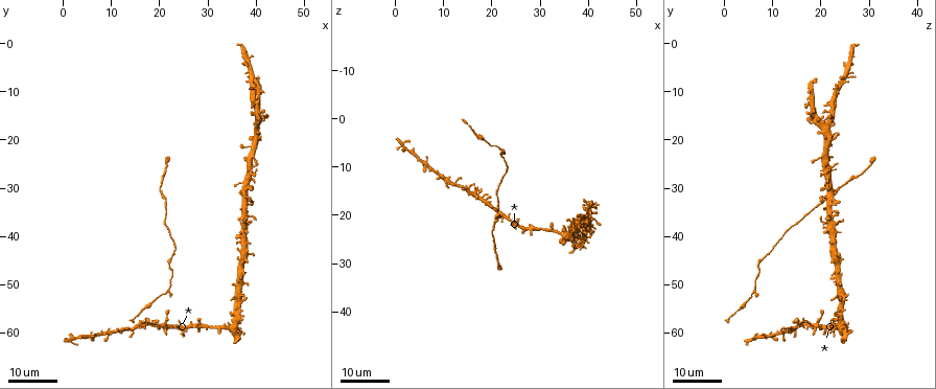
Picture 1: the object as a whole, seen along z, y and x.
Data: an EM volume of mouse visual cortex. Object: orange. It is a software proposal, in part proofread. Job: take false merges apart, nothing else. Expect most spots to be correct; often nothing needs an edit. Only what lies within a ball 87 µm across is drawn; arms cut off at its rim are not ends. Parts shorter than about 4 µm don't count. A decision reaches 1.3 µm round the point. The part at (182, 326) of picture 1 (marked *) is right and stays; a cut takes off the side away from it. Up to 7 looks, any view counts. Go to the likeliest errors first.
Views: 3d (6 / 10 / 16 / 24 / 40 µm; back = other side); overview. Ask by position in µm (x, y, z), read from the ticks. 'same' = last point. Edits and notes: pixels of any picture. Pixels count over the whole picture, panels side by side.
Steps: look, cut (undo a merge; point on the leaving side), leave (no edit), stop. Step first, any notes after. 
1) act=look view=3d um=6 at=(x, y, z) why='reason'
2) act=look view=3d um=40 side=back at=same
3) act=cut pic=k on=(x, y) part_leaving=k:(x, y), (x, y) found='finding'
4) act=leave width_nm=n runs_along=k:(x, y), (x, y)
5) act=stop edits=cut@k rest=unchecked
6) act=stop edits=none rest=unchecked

act=look view=3d um=24 at=(12.5, 59.0, 13.5) why='looks like a crossing'

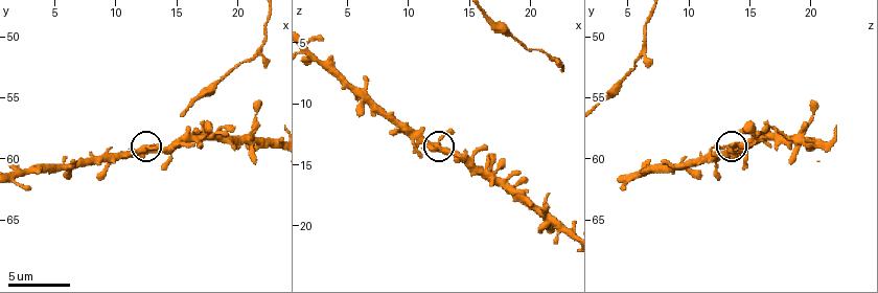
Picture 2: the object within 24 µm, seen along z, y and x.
act=look view=3d um=10 at=(12.2, 59.0, 13.2)

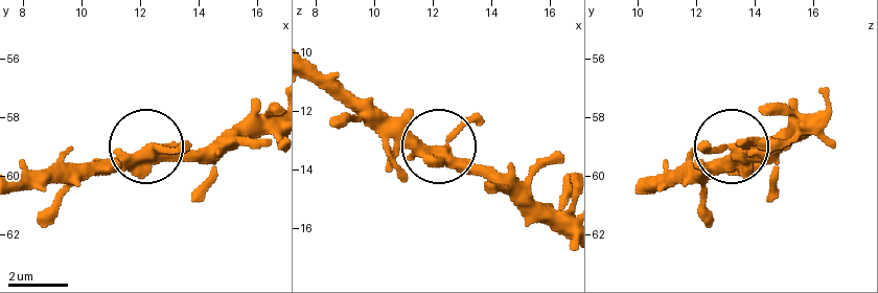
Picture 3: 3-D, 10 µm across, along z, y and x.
act=leave side_arm_um=17 runs_along=3:(269, 131), (231, 134), (201, 154), (141, 149), (84, 168) found='one cell here'

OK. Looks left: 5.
act=look view=3d um=6 at=(17.4, 54.6, 4.0)

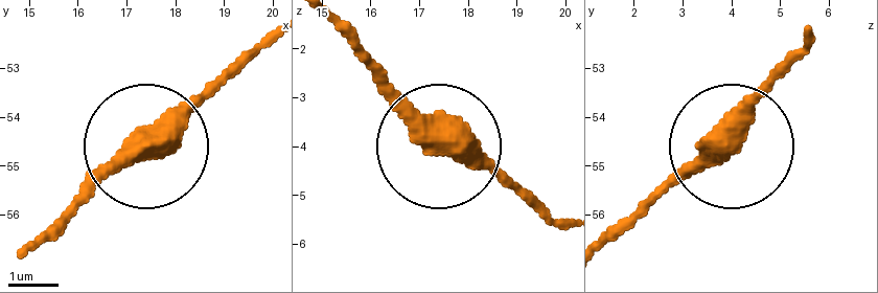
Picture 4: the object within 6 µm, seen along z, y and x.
act=leave width_nm=450 found='one cell here'

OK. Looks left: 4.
act=look view=3d um=16 at=(20.0, 31.0, 22.0) why='calibre changes'

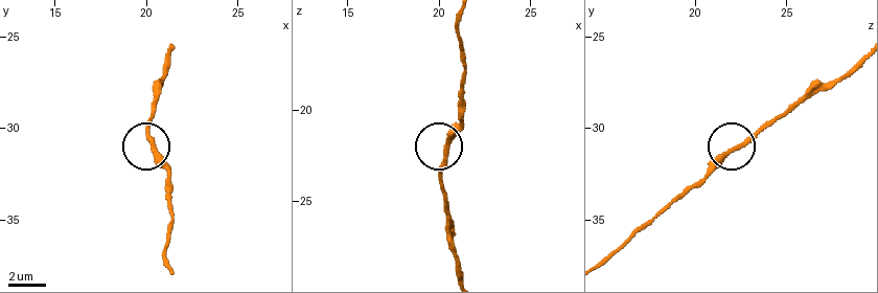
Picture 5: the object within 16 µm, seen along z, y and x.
act=look view=3d um=10 at=(20.3, 31.0, 22.3)

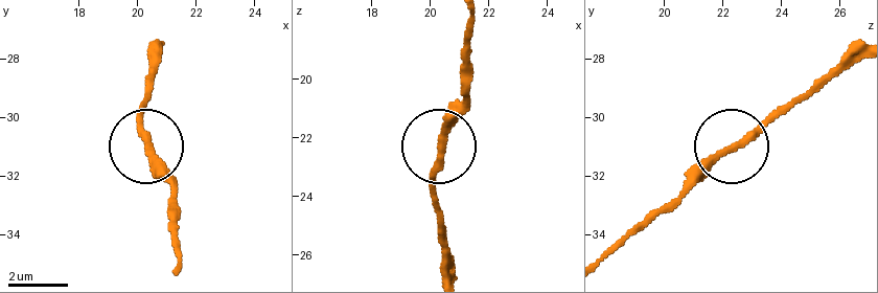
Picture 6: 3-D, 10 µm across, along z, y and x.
act=leave runs_along=6:(474, 21), (466, 104), (436, 156), (436, 206) found='one cell here'

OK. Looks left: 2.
act=stop edits=none rest=unchecked

